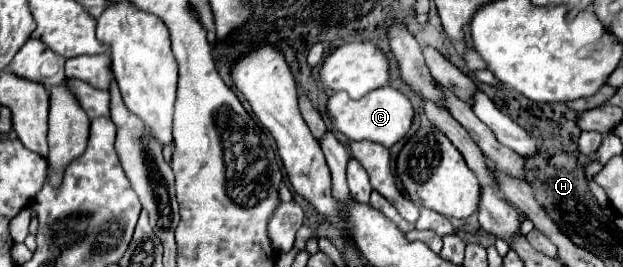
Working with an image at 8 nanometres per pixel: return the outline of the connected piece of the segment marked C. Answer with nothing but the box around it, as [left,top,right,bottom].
[327,86,413,148]

